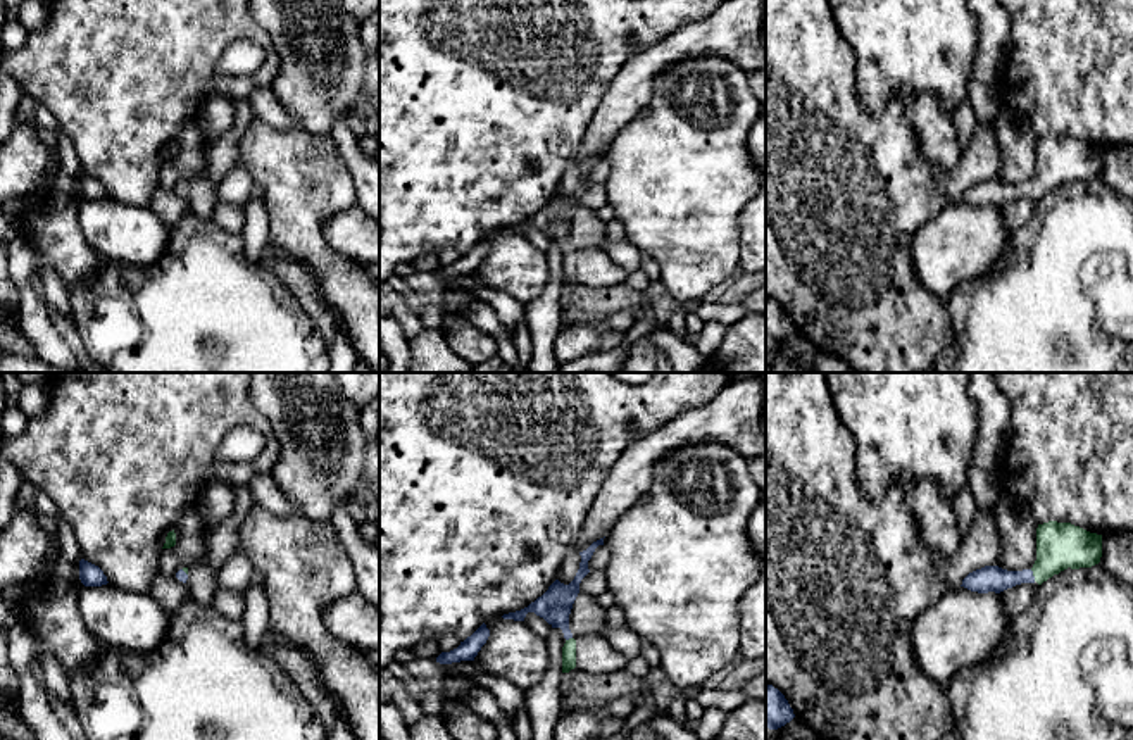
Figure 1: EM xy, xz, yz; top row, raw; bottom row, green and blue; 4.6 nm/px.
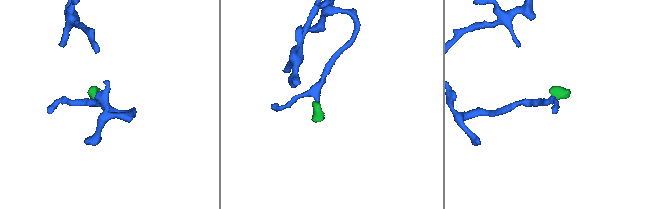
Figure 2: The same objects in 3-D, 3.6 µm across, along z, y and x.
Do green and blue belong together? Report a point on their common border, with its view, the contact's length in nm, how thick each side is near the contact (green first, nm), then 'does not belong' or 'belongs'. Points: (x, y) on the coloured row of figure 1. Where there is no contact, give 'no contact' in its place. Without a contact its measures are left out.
contact yz (1033, 575); length 60 nm; calibres 220 and 130 nm; belongs

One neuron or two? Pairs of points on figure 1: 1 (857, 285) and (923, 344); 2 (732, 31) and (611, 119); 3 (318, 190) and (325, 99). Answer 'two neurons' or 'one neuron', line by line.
1: one neuron
2: one neuron
3: two neurons

